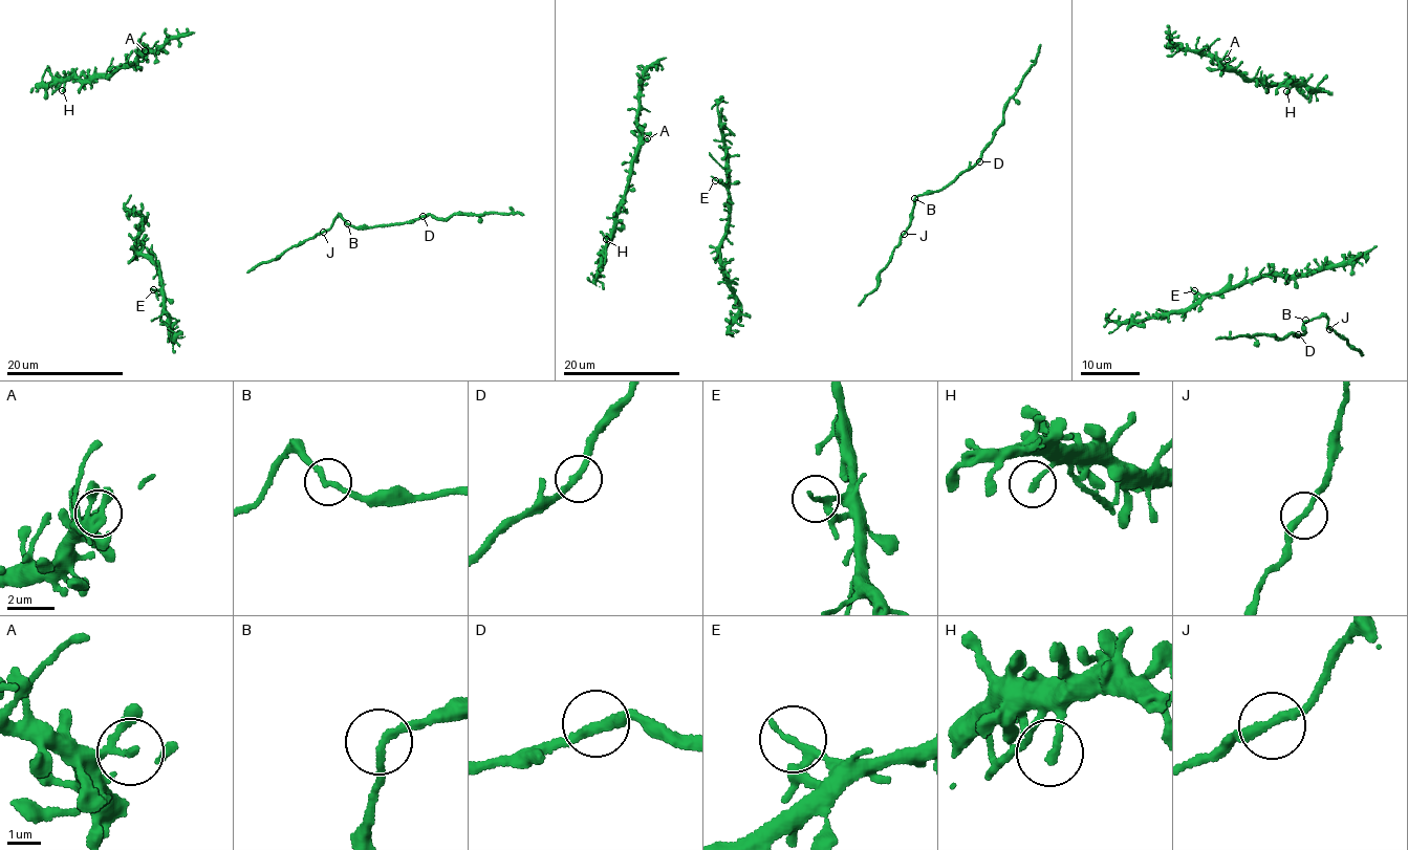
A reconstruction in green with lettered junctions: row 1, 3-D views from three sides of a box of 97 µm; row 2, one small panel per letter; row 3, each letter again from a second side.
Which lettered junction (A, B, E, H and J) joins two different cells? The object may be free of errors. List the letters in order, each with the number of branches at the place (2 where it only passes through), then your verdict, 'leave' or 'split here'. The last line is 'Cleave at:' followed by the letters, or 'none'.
A: 1 | leave
B: 2 | leave
E: 2 | leave
H: 1 | leave
J: 2 | leave
Cleave at: none

